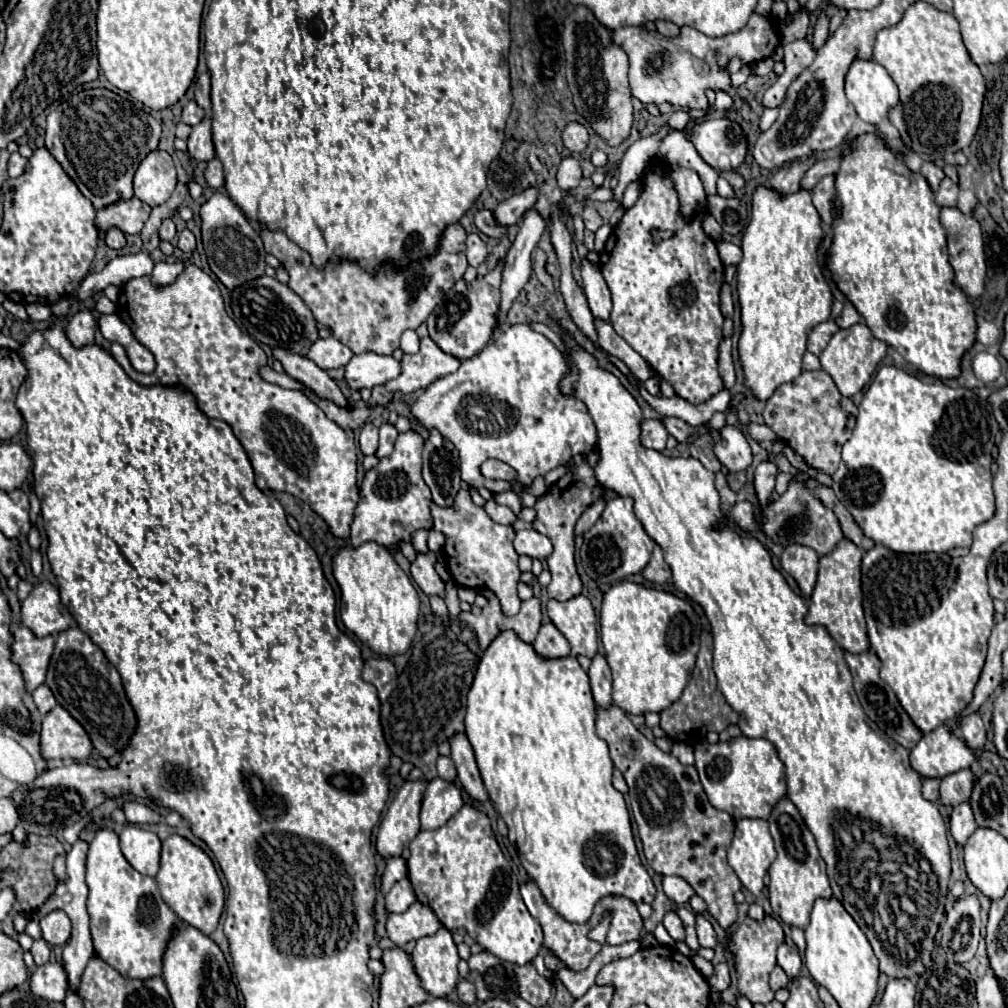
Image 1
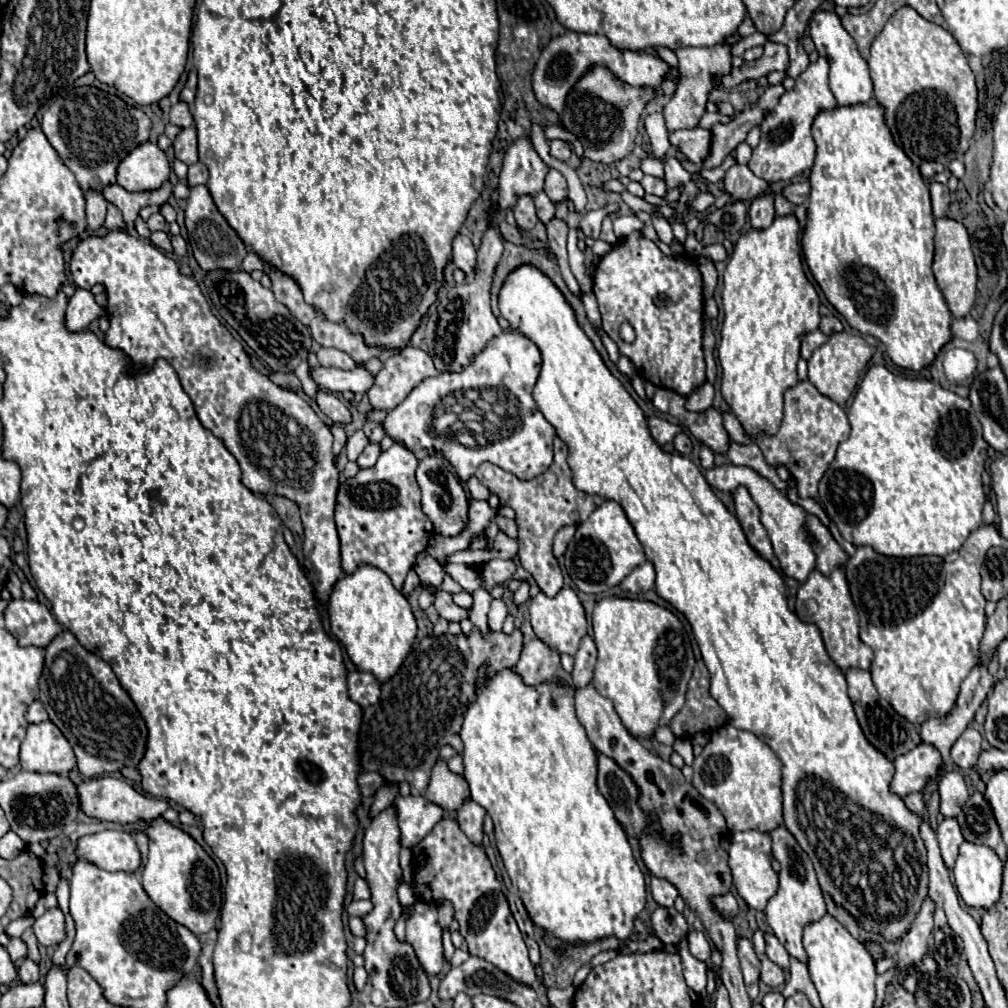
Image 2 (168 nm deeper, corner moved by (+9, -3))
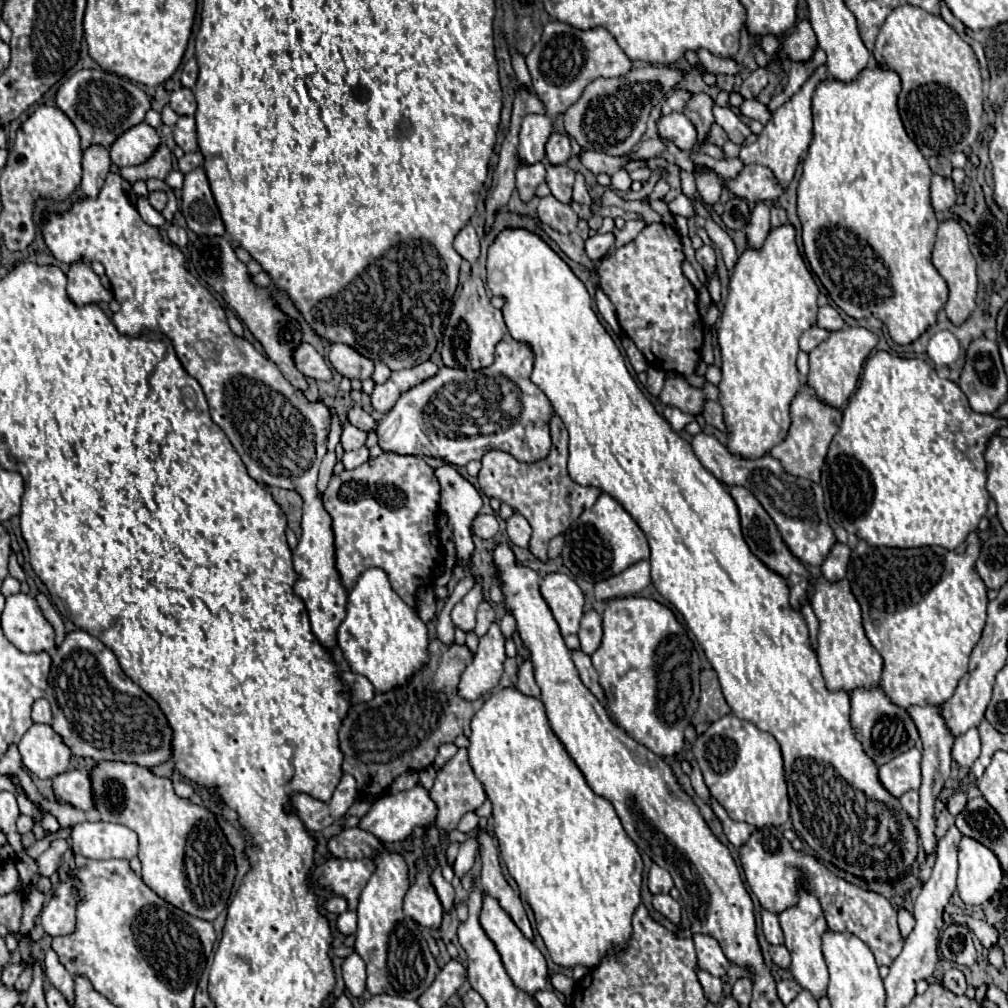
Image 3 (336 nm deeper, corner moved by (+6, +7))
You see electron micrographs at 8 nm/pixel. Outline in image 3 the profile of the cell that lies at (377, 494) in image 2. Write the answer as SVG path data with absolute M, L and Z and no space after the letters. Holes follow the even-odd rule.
M384 452L354 470L332 476L322 500L332 516L336 568L344 586L350 590L366 568L378 566L386 570L398 596L414 608L416 588L432 582L432 572L442 558L436 526L440 486L422 456Z

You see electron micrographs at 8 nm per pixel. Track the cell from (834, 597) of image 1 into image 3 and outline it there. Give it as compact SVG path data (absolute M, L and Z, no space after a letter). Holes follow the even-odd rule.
M824 576L816 578L812 584L810 606L820 622L818 626L818 662L828 690L852 692L858 686L874 686L880 682L882 656L870 646L870 640L862 628L860 606L850 590L848 580L828 582Z

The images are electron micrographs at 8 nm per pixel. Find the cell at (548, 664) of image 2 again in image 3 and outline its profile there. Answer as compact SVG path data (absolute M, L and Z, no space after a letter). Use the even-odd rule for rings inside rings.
M526 658L520 666L520 674L518 674L518 684L516 688L522 692L522 694L528 694L528 696L540 696L540 688L534 680L534 664Z

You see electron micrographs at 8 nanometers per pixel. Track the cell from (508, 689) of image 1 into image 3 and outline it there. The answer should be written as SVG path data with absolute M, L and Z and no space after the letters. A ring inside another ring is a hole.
M516 686L502 688L496 694L492 694L482 704L482 708L474 714L474 718L470 722L470 728L472 728L472 734L470 734L468 758L470 758L470 766L472 766L474 774L484 784L486 796L492 802L492 808L494 808L494 812L492 812L492 816L494 816L494 832L496 832L496 838L498 838L498 844L500 844L500 854L502 854L502 858L506 862L506 868L508 868L510 876L516 880L518 888L524 890L526 896L528 896L530 908L532 908L534 918L536 918L538 932L540 932L540 936L542 936L542 940L544 940L544 944L546 944L546 948L548 948L548 952L552 956L552 960L556 964L560 964L560 966L570 966L570 968L578 966L578 964L594 968L610 950L624 948L628 944L630 934L632 934L632 916L634 916L634 910L640 906L640 886L642 886L642 872L644 872L644 864L642 864L642 858L638 854L638 848L636 848L634 840L622 828L622 822L620 822L614 806L606 798L598 796L588 786L584 774L574 764L574 760L566 752L564 744L560 742L560 738L550 728L550 722L548 722L548 716L546 716L542 700L522 694Z

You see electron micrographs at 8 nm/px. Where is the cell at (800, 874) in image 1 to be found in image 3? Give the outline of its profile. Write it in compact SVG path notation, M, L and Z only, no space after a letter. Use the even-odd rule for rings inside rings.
M798 888L798 904L786 908L784 912L778 914L780 918L780 926L784 930L784 938L786 938L786 948L792 954L792 976L796 978L796 982L810 990L814 994L814 998L820 998L826 994L826 986L828 986L828 970L826 970L826 962L820 950L820 936L824 934L826 926L826 918L822 914L822 906L818 902L818 898L814 898L812 894L808 894L804 888Z

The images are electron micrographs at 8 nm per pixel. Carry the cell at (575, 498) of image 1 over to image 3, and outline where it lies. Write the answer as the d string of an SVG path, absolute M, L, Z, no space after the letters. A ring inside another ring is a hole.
M558 416L550 420L552 450L548 458L532 464L522 464L502 450L490 450L482 458L482 468L478 472L478 482L488 498L498 498L520 512L532 526L532 538L528 550L542 562L548 562L548 542L556 534L562 534L586 508L594 506L600 496L600 488L576 484L566 470L568 460L568 432Z

